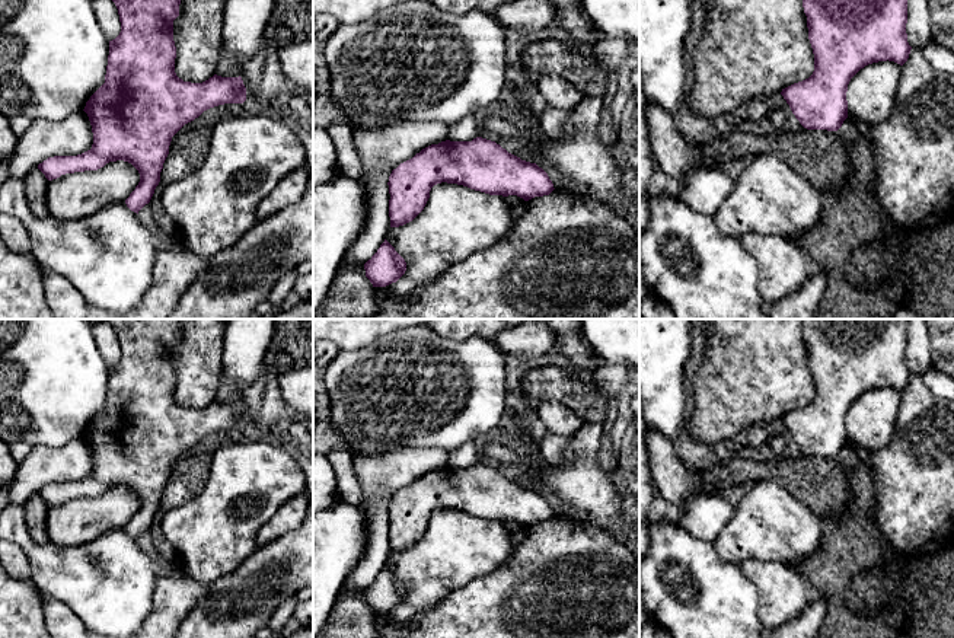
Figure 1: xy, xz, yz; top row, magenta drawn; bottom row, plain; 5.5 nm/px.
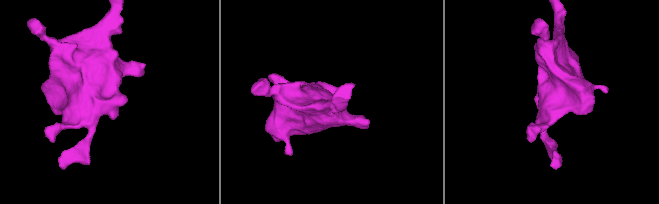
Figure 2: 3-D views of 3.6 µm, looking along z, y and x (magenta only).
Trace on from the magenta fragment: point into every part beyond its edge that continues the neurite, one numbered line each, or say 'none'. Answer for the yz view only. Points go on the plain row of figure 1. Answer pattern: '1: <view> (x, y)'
none

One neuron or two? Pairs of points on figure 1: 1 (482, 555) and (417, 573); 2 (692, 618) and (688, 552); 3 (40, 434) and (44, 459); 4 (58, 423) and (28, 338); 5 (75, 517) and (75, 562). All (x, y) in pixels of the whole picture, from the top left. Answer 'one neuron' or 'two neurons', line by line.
1: one neuron
2: one neuron
3: two neurons
4: one neuron
5: two neurons

